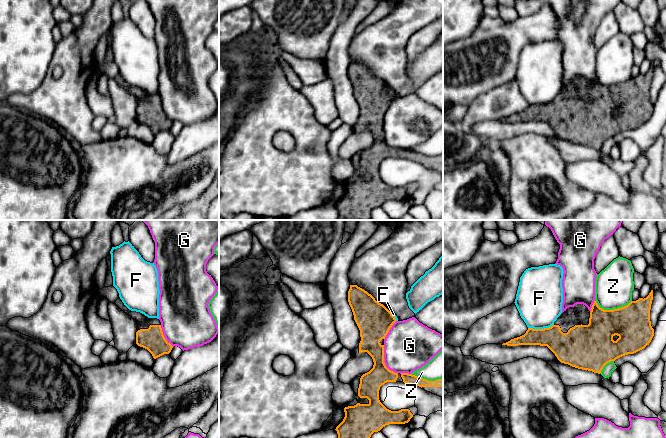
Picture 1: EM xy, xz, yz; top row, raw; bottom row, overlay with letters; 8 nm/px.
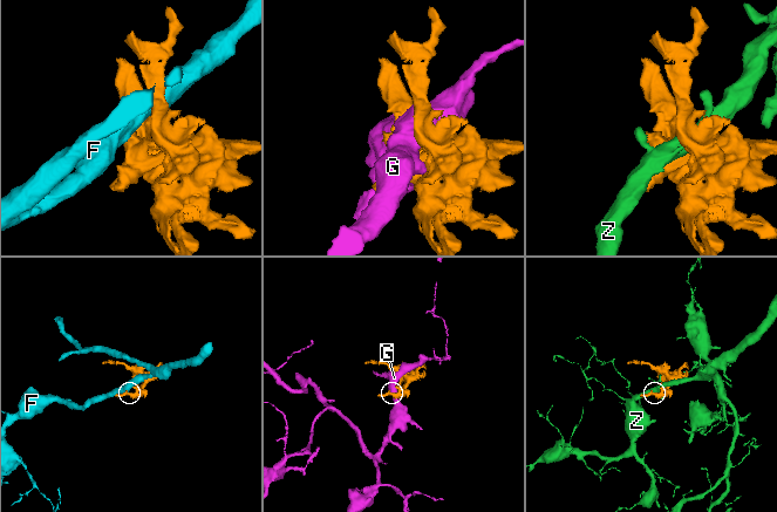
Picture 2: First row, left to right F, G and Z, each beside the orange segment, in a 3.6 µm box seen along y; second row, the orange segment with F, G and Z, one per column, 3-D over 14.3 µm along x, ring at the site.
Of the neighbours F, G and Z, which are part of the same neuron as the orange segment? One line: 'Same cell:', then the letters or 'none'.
Same cell: none

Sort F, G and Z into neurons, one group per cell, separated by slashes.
F / G / Z

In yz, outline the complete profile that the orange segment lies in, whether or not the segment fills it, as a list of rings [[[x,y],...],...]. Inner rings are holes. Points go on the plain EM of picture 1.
[[[653,66],[646,74],[631,77],[628,81],[604,86],[594,77],[591,86],[583,80],[567,84],[549,104],[528,104],[520,113],[503,119],[507,122],[540,121],[547,122],[564,140],[600,150],[603,143],[616,135],[634,130],[644,125],[654,112],[650,97],[650,85],[653,76]]]

